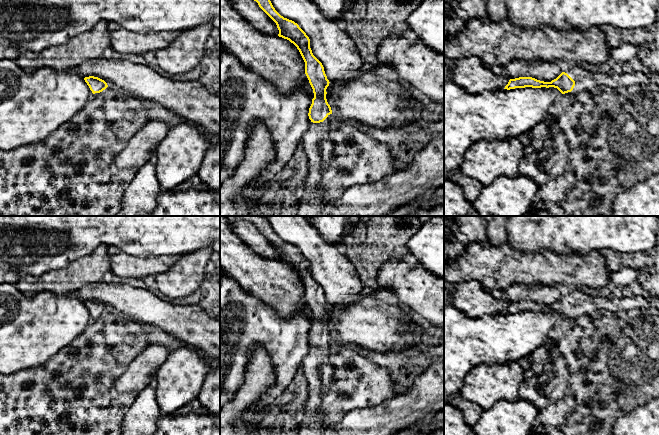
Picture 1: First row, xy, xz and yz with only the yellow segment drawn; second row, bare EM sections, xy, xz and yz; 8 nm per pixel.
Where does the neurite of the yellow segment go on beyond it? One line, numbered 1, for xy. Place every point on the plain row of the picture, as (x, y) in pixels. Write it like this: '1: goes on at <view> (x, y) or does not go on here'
1: does not go on here

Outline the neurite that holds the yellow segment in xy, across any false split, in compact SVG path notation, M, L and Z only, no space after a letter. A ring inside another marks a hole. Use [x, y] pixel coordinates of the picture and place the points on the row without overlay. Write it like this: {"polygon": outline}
{"polygon": "M89 300L85 301L84 304L93 318L100 317L108 311L107 307L98 301Z"}

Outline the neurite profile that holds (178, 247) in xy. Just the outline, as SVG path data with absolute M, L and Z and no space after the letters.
M0 216L0 269L16 272L20 277L39 277L50 271L64 269L71 262L92 255L100 244L118 247L126 254L137 257L183 255L201 248L212 248L220 255L220 216Z

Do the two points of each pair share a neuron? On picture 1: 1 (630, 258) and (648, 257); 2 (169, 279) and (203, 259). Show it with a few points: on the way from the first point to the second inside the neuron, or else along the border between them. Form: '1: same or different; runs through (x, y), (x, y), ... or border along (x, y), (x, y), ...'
1: same; runs through (634, 258), (644, 258)
2: same; runs through (177, 279), (195, 263)

